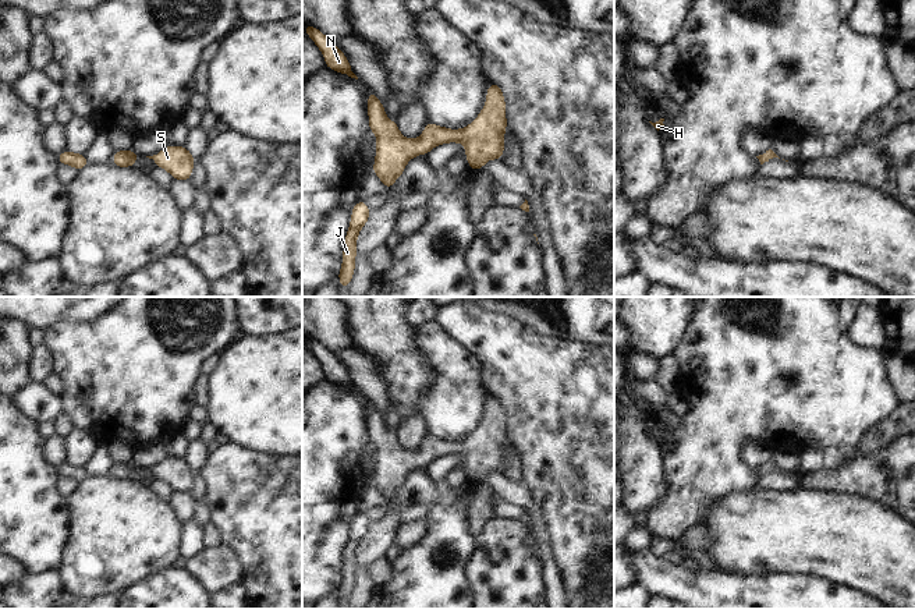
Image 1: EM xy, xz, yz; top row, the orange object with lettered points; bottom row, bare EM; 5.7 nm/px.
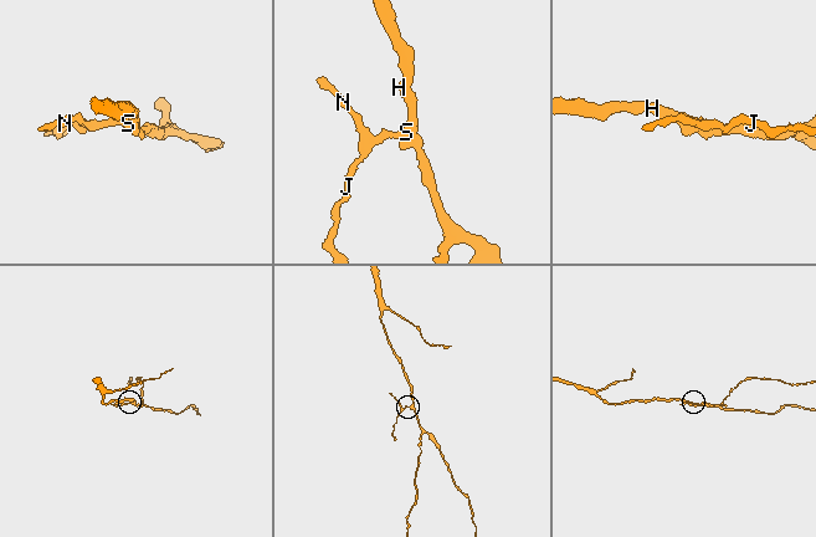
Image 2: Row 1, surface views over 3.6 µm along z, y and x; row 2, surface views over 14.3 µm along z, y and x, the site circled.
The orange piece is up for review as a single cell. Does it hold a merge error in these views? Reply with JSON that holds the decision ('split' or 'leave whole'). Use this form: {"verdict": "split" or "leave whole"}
{"verdict": "leave whole"}

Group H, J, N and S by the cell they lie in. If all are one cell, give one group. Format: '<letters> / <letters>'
H J N S

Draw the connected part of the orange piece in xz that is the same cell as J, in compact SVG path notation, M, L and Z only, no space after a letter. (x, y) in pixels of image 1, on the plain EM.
M358 513L351 525L351 535L347 542L347 548L344 552L344 563L343 563L343 577L338 584L340 598L341 601L347 601L350 594L352 592L355 583L355 569L357 569L357 550L361 541L369 532L369 520L365 513Z

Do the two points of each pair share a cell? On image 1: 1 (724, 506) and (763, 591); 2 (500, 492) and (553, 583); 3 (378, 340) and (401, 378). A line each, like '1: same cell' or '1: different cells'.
1: different cells
2: same cell
3: same cell

